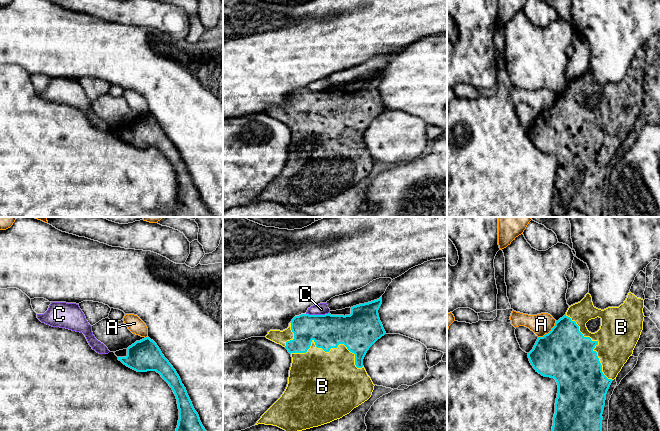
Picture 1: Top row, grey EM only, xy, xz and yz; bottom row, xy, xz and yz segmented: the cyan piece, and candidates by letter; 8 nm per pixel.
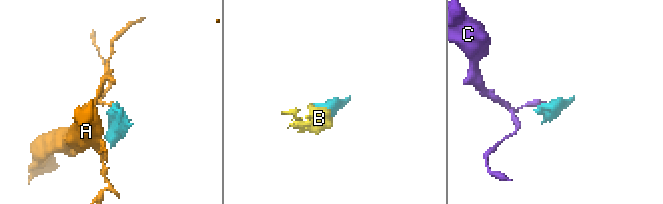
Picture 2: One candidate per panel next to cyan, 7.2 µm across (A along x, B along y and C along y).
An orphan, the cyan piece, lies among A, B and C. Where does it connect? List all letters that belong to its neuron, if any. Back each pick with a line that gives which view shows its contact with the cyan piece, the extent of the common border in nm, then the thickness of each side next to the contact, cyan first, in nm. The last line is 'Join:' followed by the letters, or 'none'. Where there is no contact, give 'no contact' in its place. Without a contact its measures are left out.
B: xz | 600 nm | 280/480 nm
Join: B

